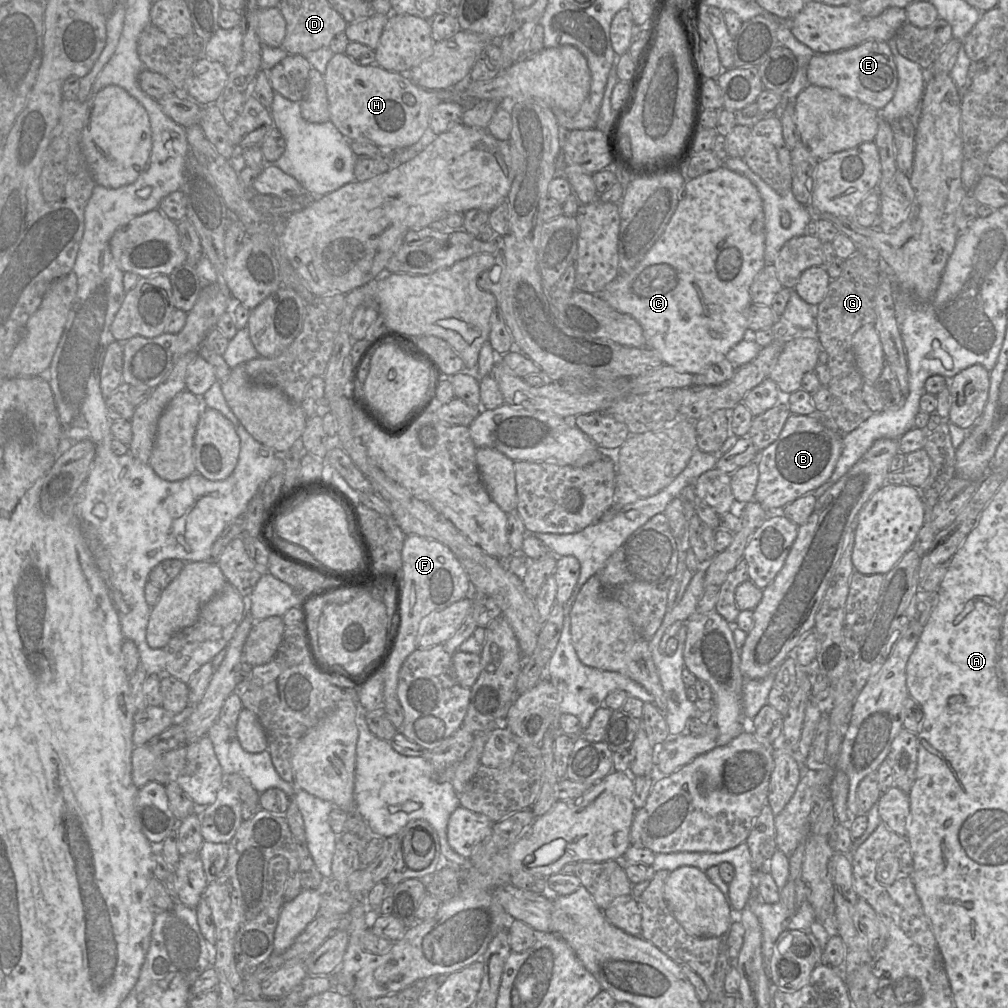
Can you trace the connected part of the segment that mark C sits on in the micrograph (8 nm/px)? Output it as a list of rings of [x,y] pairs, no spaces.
[[[721,166],[699,177],[686,180],[674,214],[662,235],[647,252],[645,257],[629,273],[619,272],[616,278],[596,295],[618,312],[630,315],[641,325],[646,339],[646,346],[656,350],[660,354],[664,364],[674,367],[679,372],[690,373],[692,375],[700,374],[711,364],[724,359],[731,348],[741,340],[754,340],[756,331],[748,329],[747,320],[749,308],[753,303],[750,286],[757,274],[766,265],[764,251],[764,210],[763,202],[756,186],[745,176]]]

